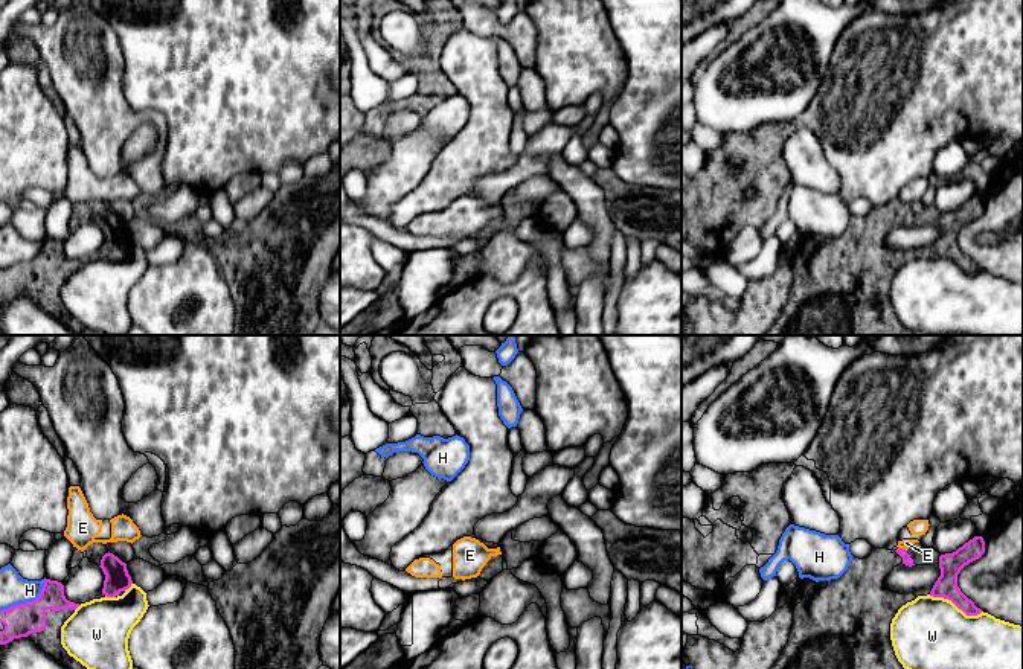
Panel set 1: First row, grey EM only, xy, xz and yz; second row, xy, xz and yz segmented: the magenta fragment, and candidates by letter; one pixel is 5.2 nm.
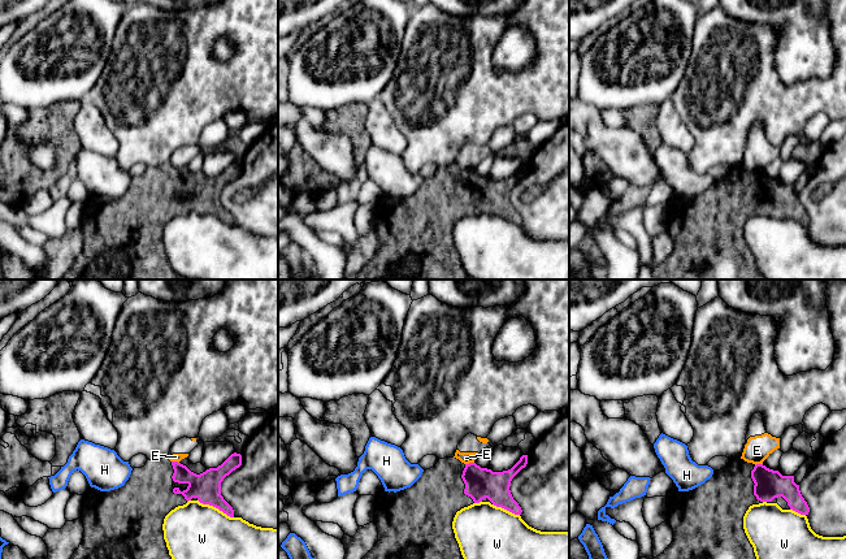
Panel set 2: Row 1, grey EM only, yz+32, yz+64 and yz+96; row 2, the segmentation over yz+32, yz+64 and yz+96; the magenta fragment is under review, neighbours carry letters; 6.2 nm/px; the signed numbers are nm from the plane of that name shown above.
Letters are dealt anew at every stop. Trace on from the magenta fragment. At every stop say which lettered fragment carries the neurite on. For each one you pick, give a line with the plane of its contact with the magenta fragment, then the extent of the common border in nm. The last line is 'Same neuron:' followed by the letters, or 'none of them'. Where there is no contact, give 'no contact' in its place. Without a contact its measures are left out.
Same neuron: none of them

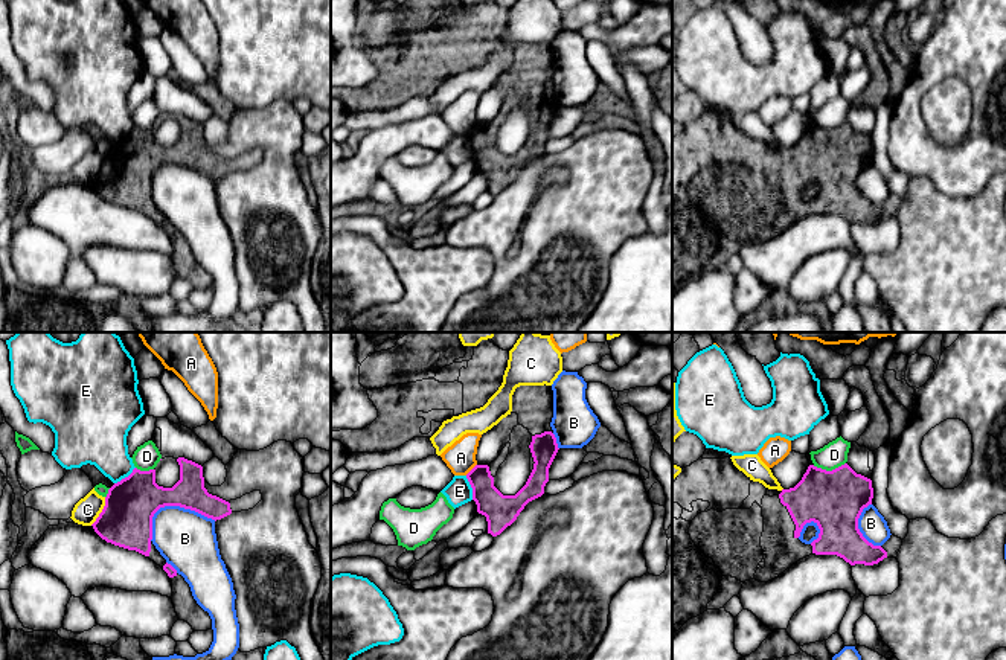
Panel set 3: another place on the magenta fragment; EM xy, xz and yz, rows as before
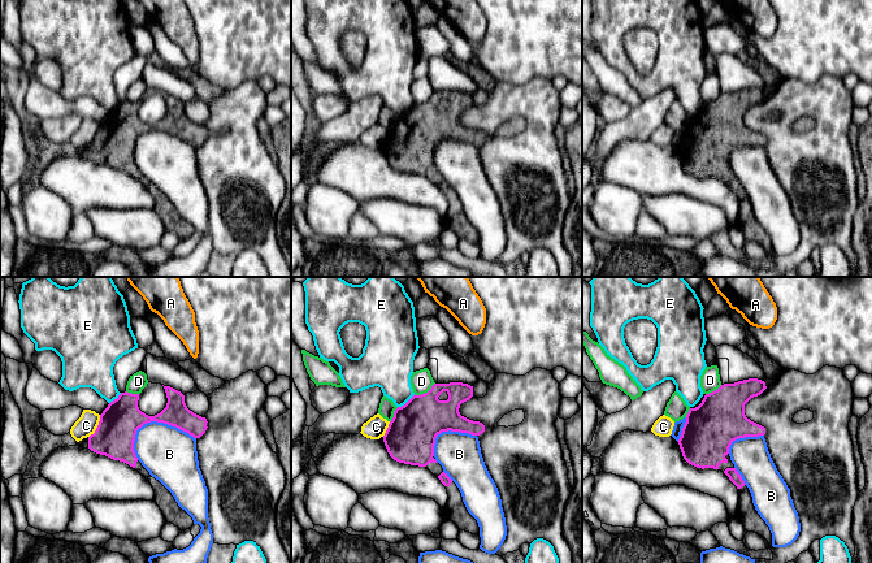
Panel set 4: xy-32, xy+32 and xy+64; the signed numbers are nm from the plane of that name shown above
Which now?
Same neuron: none of them

